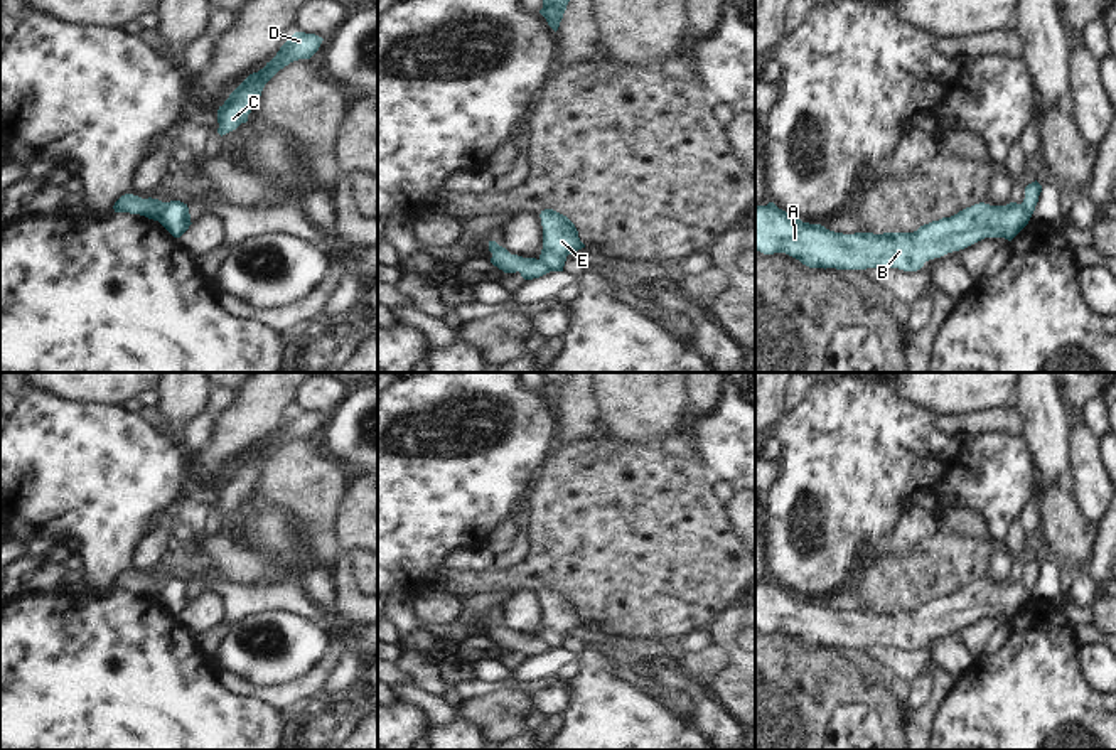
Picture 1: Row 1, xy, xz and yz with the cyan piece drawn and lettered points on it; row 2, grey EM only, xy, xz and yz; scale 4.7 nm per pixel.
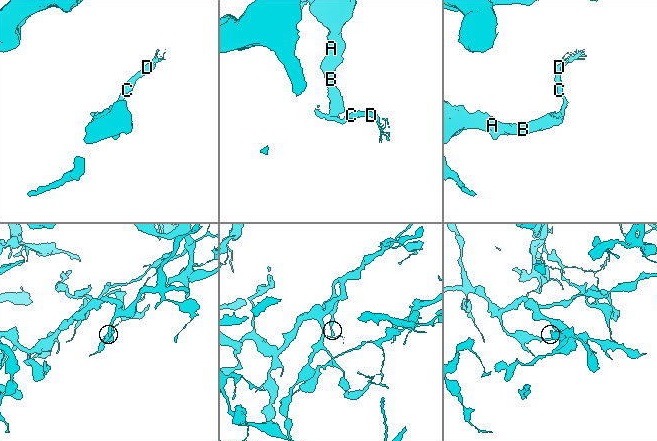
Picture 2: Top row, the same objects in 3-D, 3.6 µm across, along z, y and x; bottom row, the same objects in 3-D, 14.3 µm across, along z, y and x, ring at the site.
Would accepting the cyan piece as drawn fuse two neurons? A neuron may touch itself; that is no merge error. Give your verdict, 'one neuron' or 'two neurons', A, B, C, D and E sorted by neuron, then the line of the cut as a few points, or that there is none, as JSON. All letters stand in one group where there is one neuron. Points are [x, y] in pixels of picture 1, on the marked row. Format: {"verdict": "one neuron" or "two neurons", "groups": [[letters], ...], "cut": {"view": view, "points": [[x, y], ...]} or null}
{"verdict": "two neurons", "groups": [["A", "B", "E"], ["C", "D"]], "cut": {"view": "xy", "points": [[167, 203], [155, 219]]}}

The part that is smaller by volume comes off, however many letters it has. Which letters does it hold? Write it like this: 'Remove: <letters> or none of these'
Remove: C, D

